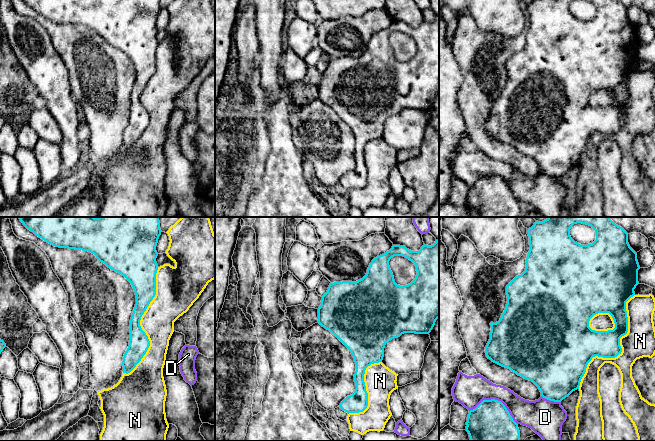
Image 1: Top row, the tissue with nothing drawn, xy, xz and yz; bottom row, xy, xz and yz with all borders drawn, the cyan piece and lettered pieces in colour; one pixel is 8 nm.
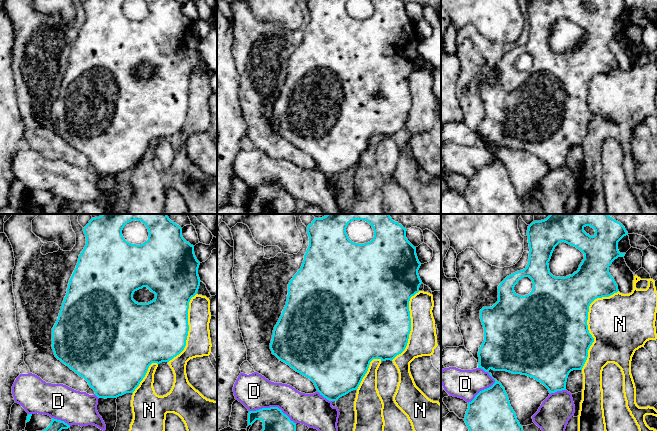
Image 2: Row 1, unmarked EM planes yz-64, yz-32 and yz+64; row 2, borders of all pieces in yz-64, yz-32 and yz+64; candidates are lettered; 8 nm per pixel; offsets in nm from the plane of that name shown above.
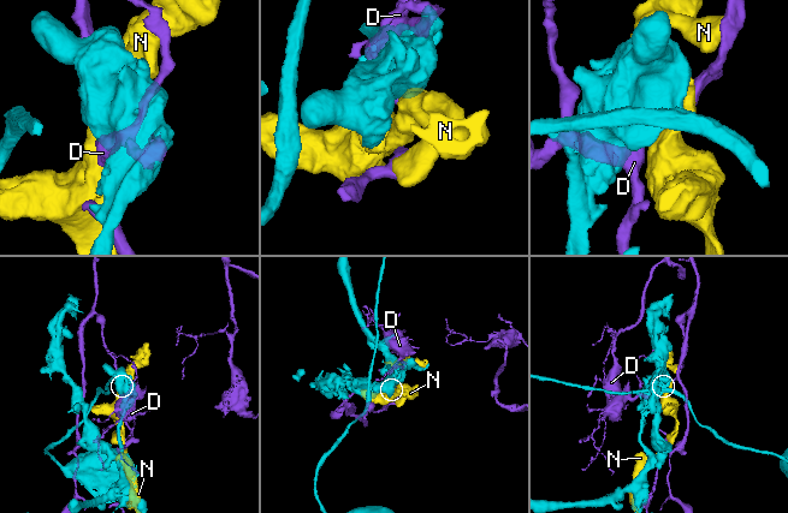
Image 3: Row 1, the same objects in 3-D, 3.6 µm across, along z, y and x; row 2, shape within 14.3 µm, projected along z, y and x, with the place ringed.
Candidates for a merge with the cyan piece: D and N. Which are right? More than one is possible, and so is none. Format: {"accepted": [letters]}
{"accepted": []}

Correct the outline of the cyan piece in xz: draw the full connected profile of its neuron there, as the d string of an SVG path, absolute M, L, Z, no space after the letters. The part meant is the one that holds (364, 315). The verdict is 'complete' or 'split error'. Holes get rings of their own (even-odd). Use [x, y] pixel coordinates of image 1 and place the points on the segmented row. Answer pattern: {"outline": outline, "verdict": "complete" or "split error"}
{"outline": "M439 240L431 246L423 245L419 251L411 251L405 246L393 245L386 253L377 256L370 263L366 275L356 281L330 283L327 292L322 296L318 308L318 323L335 335L351 352L356 364L354 374L355 392L347 396L339 407L349 413L363 412L368 406L368 393L364 382L365 370L374 363L382 362L385 345L404 333L429 334L439 318ZM394 256L403 256L416 266L416 278L408 285L395 283L389 261Z", "verdict": "complete"}

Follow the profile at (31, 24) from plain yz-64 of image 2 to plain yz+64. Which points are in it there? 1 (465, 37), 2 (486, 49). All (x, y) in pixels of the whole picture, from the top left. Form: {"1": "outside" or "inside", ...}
{"1": "inside", "2": "inside"}

